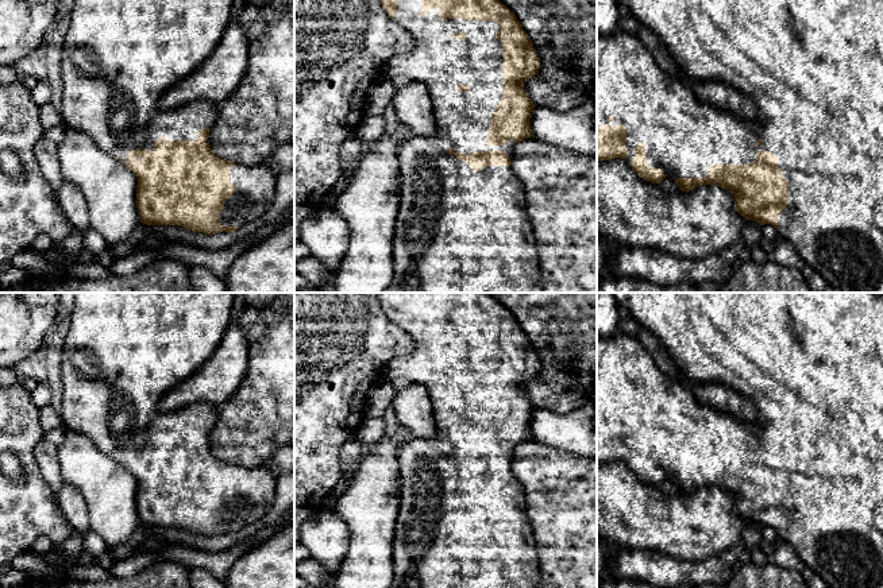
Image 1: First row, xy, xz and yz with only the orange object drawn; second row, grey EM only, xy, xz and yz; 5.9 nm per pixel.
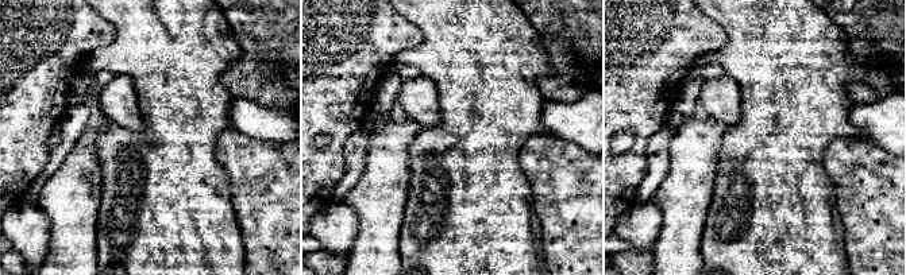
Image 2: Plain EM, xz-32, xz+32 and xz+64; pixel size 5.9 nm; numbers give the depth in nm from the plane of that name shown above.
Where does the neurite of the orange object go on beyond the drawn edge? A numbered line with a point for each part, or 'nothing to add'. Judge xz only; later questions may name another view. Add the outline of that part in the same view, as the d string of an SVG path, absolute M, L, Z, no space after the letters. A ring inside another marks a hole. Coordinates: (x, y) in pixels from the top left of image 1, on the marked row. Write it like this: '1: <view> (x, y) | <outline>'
1: xz (458, 231) | M397 0L397 13L393 18L401 27L408 30L413 39L414 47L406 53L390 58L382 67L382 77L406 76L414 82L424 84L431 94L433 115L436 121L436 135L433 138L413 135L398 147L400 167L400 206L396 218L393 236L393 282L385 293L544 293L540 281L539 256L536 251L536 237L533 227L525 209L525 187L509 166L485 166L475 171L466 160L459 160L455 154L471 155L474 151L505 151L512 159L514 139L510 138L505 146L487 146L487 129L490 119L502 98L502 42L496 35L501 31L497 22L447 19L439 16L439 8L421 13L421 0Z

